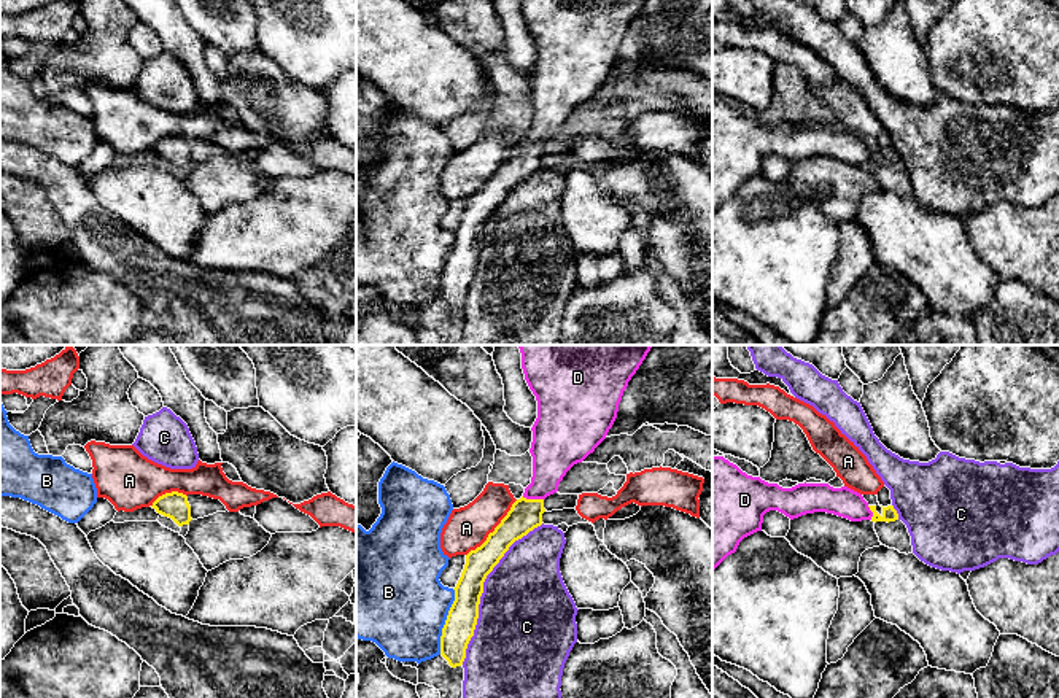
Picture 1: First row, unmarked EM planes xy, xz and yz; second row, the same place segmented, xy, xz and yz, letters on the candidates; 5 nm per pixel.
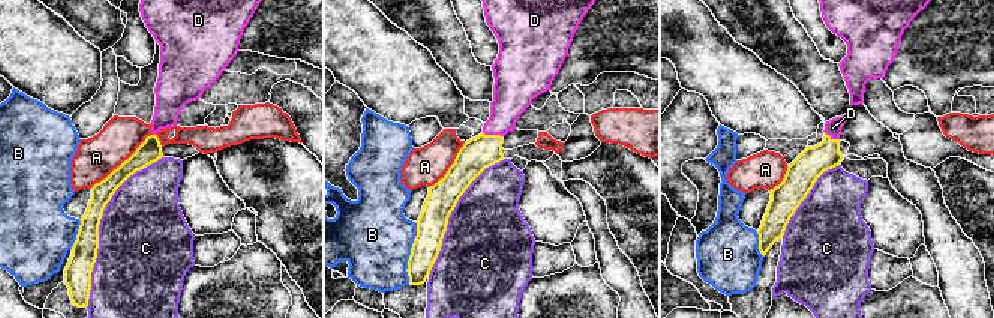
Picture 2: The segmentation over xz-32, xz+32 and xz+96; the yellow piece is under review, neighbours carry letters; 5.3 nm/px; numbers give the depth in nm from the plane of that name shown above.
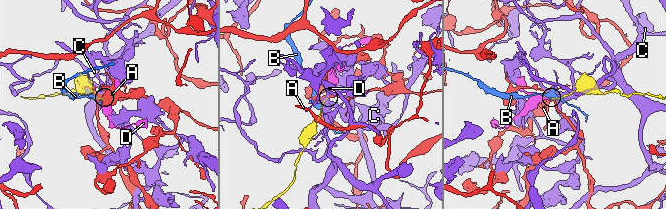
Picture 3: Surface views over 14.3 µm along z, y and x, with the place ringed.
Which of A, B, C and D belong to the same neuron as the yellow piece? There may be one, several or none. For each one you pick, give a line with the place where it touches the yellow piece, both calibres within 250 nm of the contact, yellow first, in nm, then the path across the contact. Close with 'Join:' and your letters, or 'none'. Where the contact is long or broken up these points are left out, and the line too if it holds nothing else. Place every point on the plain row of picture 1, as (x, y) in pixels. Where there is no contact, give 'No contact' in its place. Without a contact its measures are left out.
D: Touches yellow at xz (533, 143). Thickness 160 nm (yellow) against 220 nm. Path across: xz (525, 158), (533, 143), (546, 123), (554, 99)
Join: D

